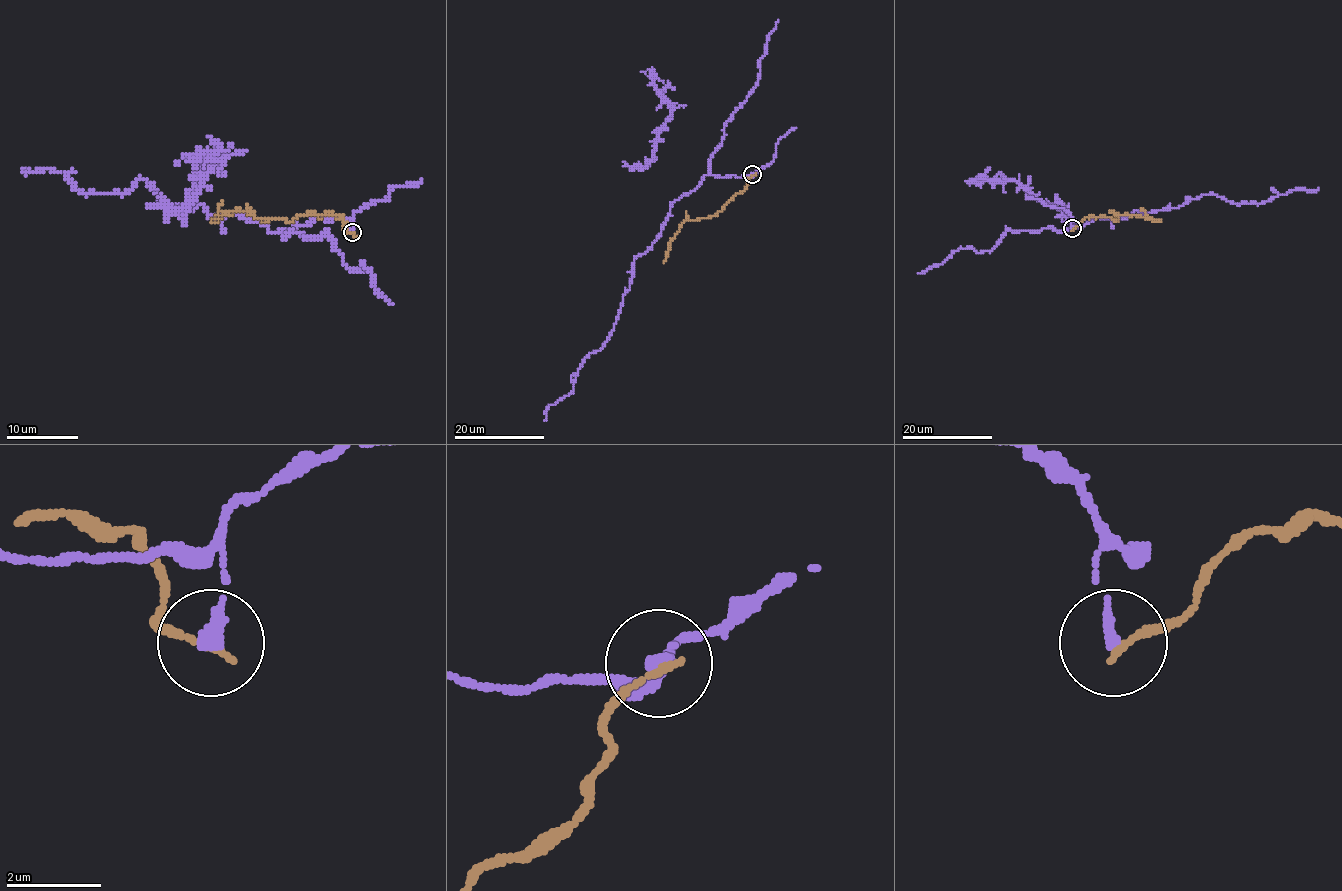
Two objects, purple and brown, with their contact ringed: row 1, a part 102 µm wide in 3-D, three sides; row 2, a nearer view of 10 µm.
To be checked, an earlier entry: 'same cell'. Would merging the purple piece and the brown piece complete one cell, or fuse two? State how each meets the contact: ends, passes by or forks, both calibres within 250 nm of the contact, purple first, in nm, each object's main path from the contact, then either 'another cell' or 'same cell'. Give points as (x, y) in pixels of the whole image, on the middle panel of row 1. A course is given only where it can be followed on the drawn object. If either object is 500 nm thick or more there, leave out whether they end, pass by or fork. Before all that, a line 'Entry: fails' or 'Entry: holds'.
Entry: fails
purple ends; brown ends; calibres 280 and 160 nm; course purple (753, 174), (707, 174), (672, 204), (634, 260), (609, 339), (546, 421); course brown (753, 174), (745, 188), (713, 216), (686, 219), (663, 262); another cell

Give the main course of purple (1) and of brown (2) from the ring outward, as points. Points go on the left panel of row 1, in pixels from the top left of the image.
1: (353, 232), (353, 217), (271, 232), (165, 205), (142, 178), (125, 194), (85, 194), (66, 173), (25, 169)
2: (353, 232), (344, 228), (340, 216), (310, 212), (290, 221), (256, 219), (239, 210), (210, 221)

